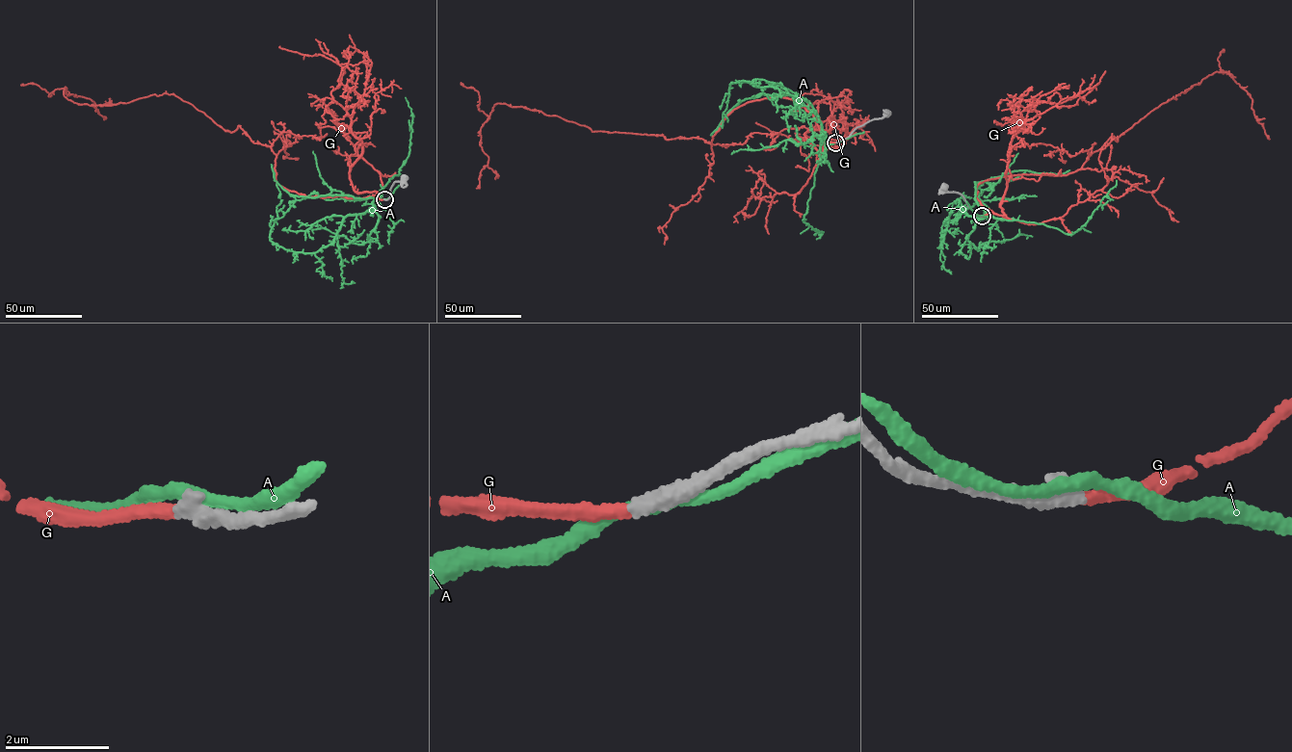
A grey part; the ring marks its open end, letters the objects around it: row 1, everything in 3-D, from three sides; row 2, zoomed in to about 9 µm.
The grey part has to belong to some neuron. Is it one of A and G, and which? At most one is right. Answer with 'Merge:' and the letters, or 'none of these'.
Merge: G

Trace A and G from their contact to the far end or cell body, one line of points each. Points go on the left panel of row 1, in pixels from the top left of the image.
A: (385, 199), (381, 195), (366, 211), (346, 217), (333, 242), (313, 253), (271, 241), (282, 199)
G: (383, 199), (289, 191), (270, 147), (173, 94), (90, 105), (64, 89), (104, 119)

